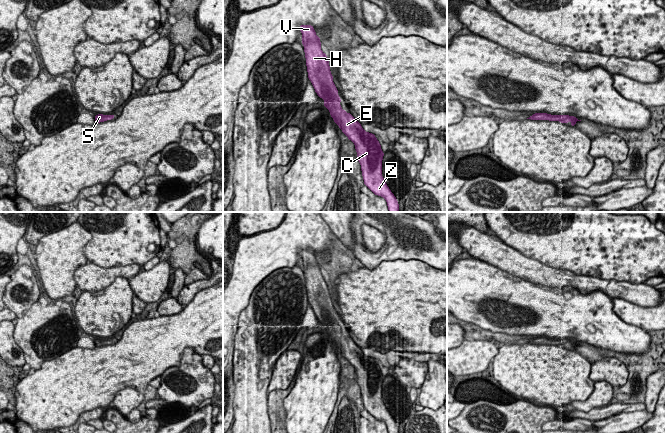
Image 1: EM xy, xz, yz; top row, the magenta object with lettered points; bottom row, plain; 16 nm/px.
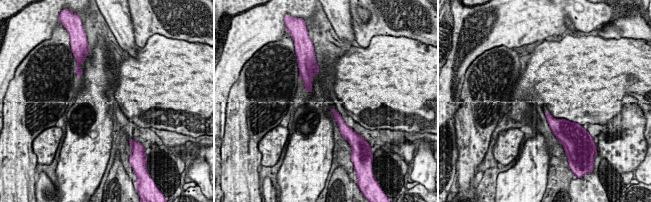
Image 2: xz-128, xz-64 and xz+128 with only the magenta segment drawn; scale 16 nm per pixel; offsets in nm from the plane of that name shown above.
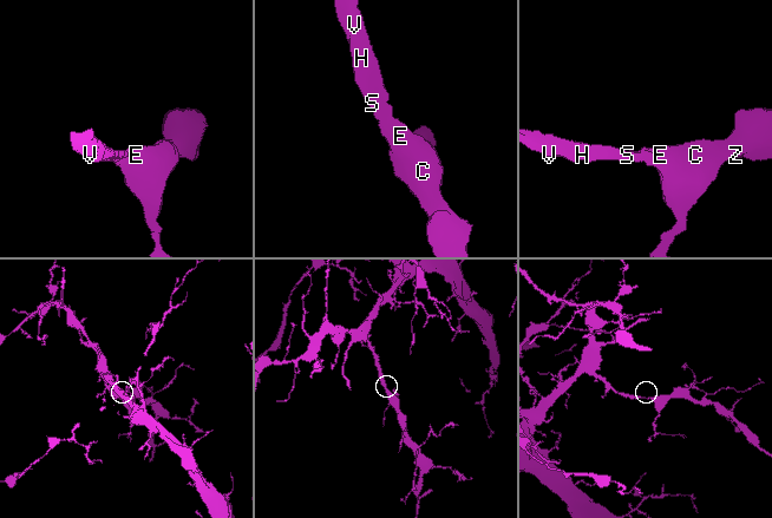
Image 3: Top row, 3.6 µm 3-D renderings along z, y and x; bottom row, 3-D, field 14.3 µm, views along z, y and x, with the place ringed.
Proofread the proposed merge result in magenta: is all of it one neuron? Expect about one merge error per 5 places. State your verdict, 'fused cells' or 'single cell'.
single cell

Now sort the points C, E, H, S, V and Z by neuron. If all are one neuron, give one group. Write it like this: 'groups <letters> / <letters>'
groups C E H S V Z

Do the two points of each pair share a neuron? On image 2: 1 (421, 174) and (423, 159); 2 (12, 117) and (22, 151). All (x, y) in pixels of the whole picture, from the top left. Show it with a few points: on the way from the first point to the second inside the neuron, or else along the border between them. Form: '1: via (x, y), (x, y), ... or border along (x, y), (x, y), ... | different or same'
1: via (423, 170), (423, 163) | same
2: via (17, 125), (17, 143) | same

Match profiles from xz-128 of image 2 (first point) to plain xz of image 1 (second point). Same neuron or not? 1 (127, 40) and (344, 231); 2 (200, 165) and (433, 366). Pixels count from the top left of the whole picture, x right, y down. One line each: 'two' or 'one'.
1: one
2: one

